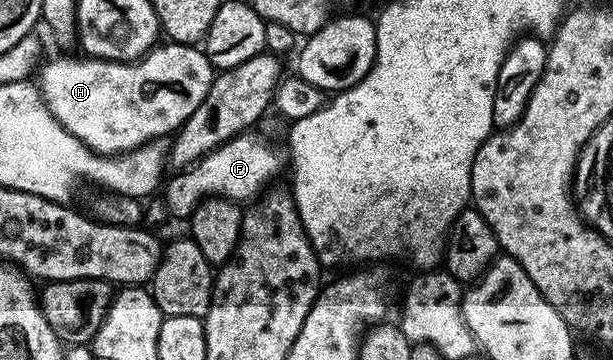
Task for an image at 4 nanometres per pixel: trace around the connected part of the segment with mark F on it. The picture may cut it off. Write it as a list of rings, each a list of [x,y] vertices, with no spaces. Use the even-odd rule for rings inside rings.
[[[250,136],[233,137],[219,149],[213,149],[206,154],[201,161],[196,161],[193,165],[175,172],[178,174],[170,182],[167,180],[164,185],[167,214],[171,218],[186,219],[198,206],[199,201],[205,198],[224,197],[227,201],[246,203],[259,191],[265,190],[266,180],[278,169],[278,157],[260,138]]]

